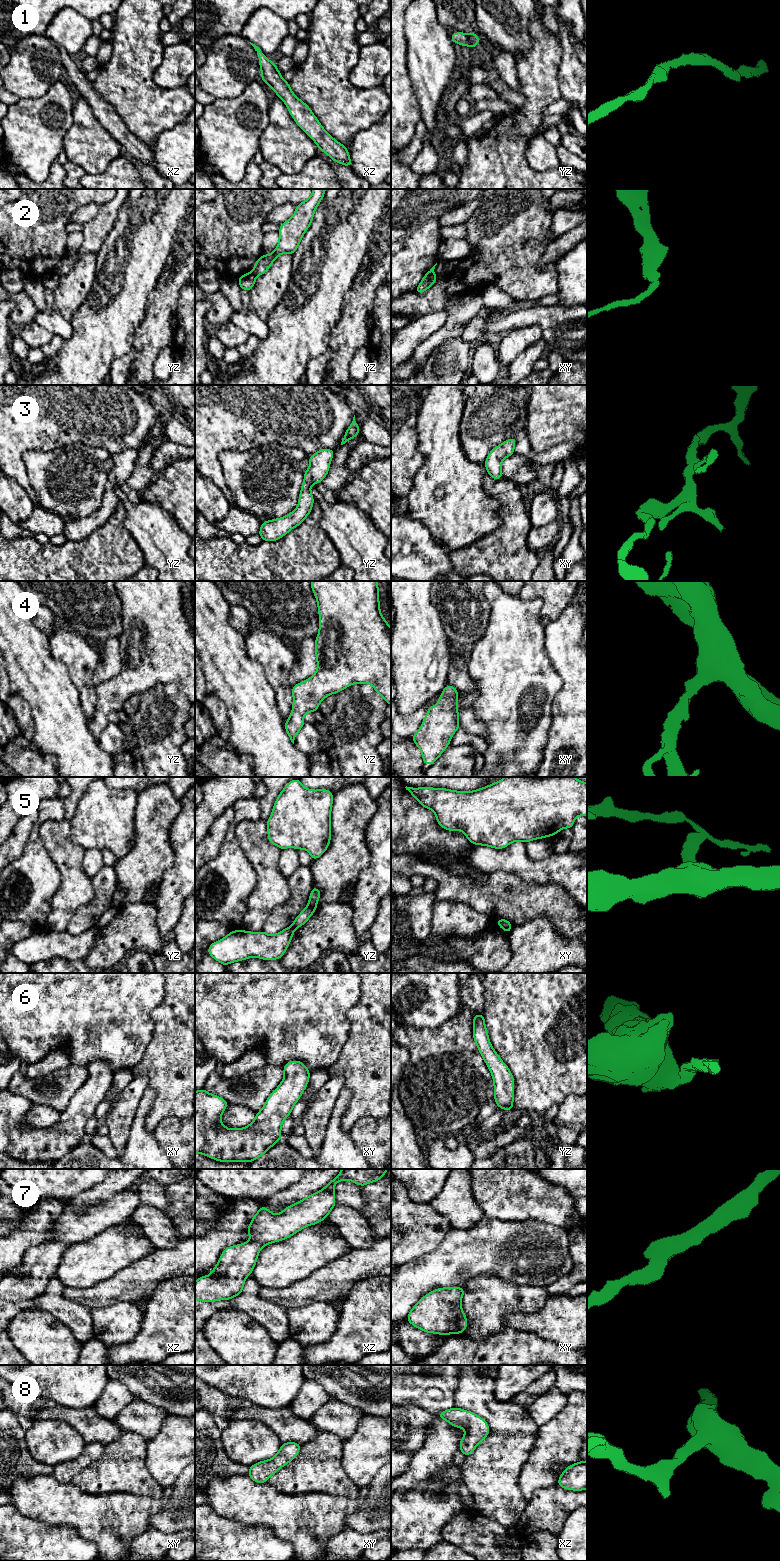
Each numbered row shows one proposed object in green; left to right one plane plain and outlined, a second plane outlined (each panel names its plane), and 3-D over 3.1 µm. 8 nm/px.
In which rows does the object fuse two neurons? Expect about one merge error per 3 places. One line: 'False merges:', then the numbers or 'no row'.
False merges: 2, 5

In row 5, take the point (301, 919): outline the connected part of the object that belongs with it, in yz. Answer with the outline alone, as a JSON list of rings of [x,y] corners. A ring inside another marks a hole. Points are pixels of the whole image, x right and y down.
[[[313,885],[307,907],[302,910],[302,912],[296,917],[291,925],[294,929],[297,929],[304,925],[307,920],[312,916],[312,914],[317,909],[317,902],[321,894],[322,892],[318,890],[315,885]]]

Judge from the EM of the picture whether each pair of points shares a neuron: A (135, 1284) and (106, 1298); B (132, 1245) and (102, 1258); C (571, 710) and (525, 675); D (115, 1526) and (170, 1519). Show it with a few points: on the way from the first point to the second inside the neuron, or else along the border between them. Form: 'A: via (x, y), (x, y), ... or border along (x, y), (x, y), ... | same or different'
A: via (128, 1284), (113, 1291) | same
B: via (125, 1247), (115, 1248), (109, 1252) | same
C: border along (559, 674), (562, 687), (553, 700), (550, 720) | different
D: border along (166, 1503), (163, 1510), (152, 1517), (150, 1527) | different

